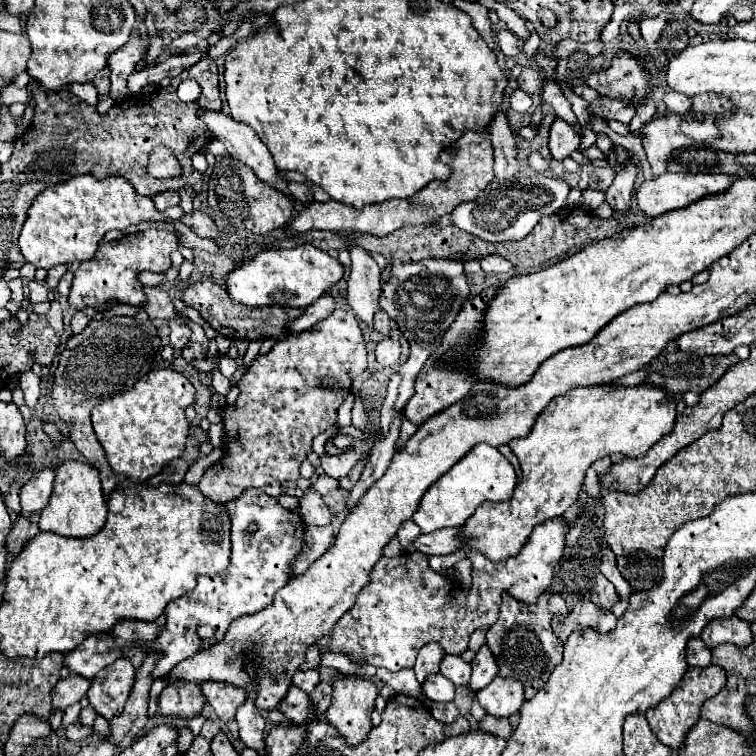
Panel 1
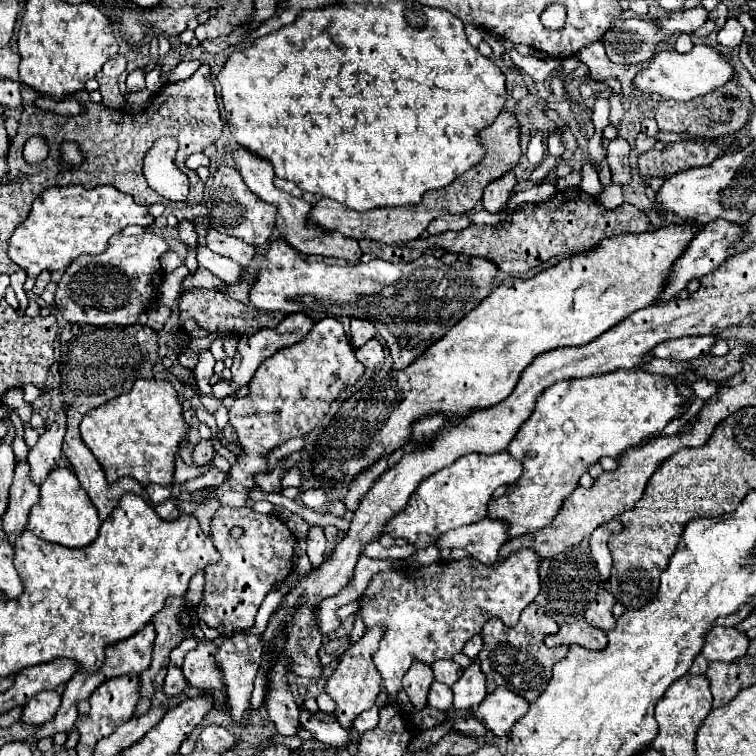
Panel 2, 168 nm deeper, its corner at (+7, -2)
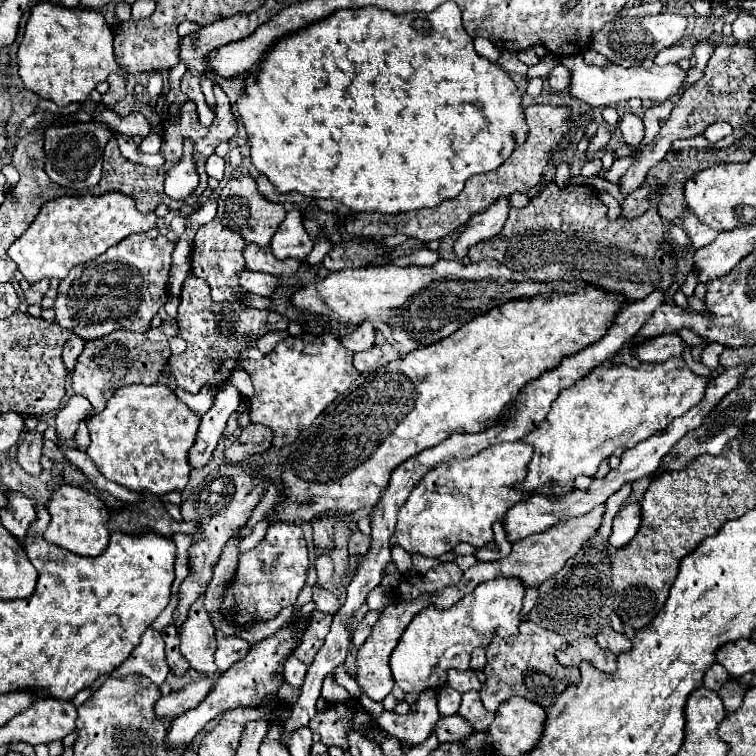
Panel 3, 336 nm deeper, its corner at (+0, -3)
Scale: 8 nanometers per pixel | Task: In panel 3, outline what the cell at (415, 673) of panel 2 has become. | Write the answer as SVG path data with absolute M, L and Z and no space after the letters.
M424 691L420 699L412 705L408 715L402 716L392 711L384 711L382 716L376 719L376 723L392 737L396 737L402 745L416 747L418 743L426 741L432 735L438 719L440 713L436 707L436 693Z

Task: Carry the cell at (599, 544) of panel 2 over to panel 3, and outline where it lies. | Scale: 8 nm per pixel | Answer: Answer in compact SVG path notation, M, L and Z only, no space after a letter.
M632 501L626 503L614 517L612 525L612 535L610 535L610 545L612 547L624 547L626 543L632 541L640 527L640 503Z

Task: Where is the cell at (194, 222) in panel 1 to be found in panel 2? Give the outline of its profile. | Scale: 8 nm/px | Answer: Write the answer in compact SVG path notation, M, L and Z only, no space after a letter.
M209 228L209 232L207 232L207 244L205 246L211 248L213 252L221 254L221 256L227 256L227 258L235 260L241 266L249 266L253 254L255 254L253 246L249 246L243 240L237 240L233 236L221 234L215 228Z

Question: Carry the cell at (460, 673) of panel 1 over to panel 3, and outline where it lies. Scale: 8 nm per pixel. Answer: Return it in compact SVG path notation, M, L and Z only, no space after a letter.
M472 669L468 671L448 671L448 685L456 689L458 693L468 693L468 691L480 691L480 681Z

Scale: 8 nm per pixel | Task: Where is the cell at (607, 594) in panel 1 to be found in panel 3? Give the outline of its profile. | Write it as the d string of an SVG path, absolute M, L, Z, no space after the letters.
M604 627L604 629L600 631L600 635L596 637L596 641L598 641L598 645L600 645L602 649L614 653L616 657L618 657L620 653L626 653L626 651L632 647L630 639L628 639L626 635L622 635L622 633L616 633L612 627Z

